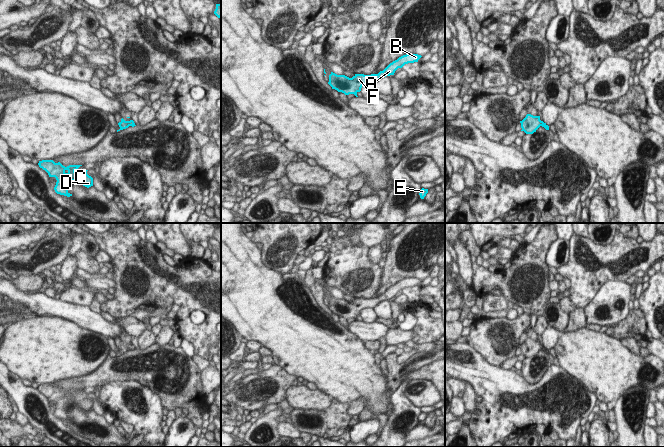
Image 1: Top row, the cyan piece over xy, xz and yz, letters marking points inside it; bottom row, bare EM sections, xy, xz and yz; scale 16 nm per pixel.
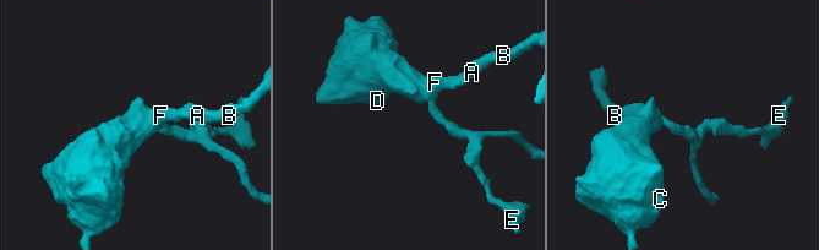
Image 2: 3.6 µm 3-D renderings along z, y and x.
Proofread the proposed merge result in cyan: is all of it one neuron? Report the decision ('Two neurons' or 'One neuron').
One neuron.

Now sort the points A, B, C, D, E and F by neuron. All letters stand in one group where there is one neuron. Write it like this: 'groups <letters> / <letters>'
groups A B C D E F

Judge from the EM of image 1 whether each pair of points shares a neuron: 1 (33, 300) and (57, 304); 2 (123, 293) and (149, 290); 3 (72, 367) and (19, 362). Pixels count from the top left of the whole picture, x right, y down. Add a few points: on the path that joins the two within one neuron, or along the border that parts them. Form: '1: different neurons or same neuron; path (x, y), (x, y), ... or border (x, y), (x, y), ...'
1: same neuron; path (39, 303), (51, 304)
2: same neuron; path (129, 293), (132, 290), (143, 290)
3: same neuron; path (59, 362), (32, 362)

